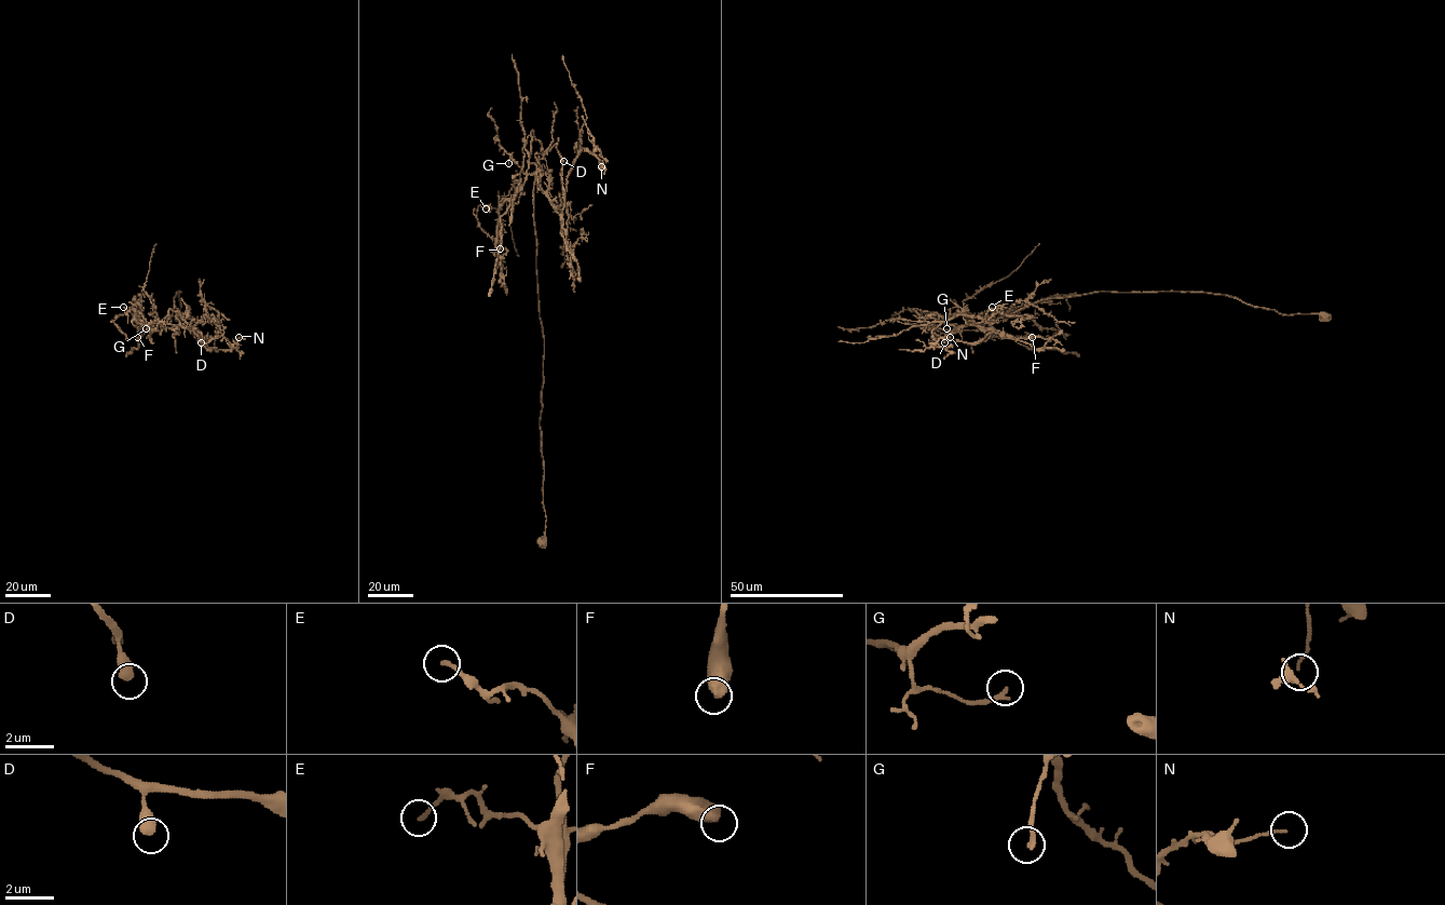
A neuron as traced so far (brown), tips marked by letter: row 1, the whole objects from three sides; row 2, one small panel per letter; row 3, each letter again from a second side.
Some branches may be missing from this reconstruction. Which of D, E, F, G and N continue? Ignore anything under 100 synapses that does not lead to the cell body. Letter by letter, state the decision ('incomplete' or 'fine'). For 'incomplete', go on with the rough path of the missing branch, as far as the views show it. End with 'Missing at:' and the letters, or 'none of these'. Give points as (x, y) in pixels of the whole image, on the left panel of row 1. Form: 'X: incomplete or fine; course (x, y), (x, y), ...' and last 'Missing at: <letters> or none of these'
D: fine
E: fine
F: fine
G: fine
N: fine
Missing at: none of these

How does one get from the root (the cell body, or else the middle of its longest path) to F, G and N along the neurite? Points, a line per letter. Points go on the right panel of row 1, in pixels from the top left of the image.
F: (1324, 314), (1281, 314), (1203, 292), (1101, 291), (1040, 299), (955, 328), (970, 322), (1010, 339), (1032, 337)
G: (1324, 314), (1281, 314), (1203, 292), (1101, 291), (1040, 299), (955, 329), (956, 324), (938, 326), (946, 328)
N: (1324, 314), (1203, 292), (1101, 291), (955, 326), (990, 328), (957, 314), (929, 343), (950, 337)

